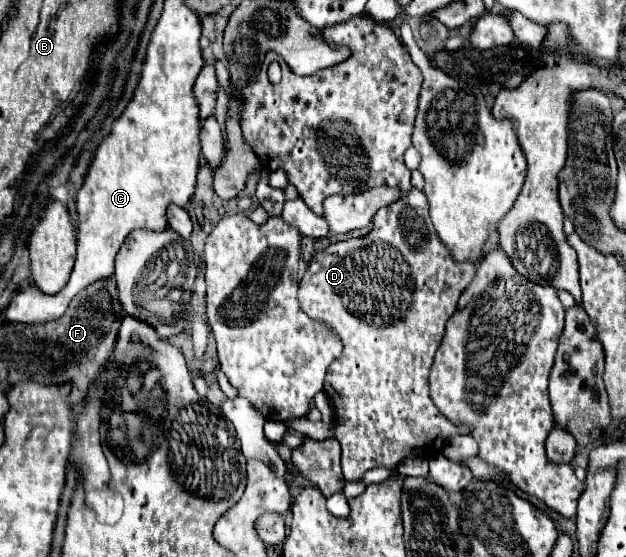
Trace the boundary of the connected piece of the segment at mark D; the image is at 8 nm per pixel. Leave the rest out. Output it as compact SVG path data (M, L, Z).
M418 189L406 193L398 203L382 207L374 217L374 227L362 239L346 239L318 251L298 289L302 311L320 321L342 339L344 351L326 373L326 383L332 385L334 431L342 447L342 473L346 481L360 479L368 469L394 469L410 455L440 451L444 441L456 435L468 435L466 425L454 425L434 407L428 391L428 373L434 353L442 341L444 325L456 311L456 303L474 279L474 263L456 263L450 251L442 245L430 215L426 195Z

